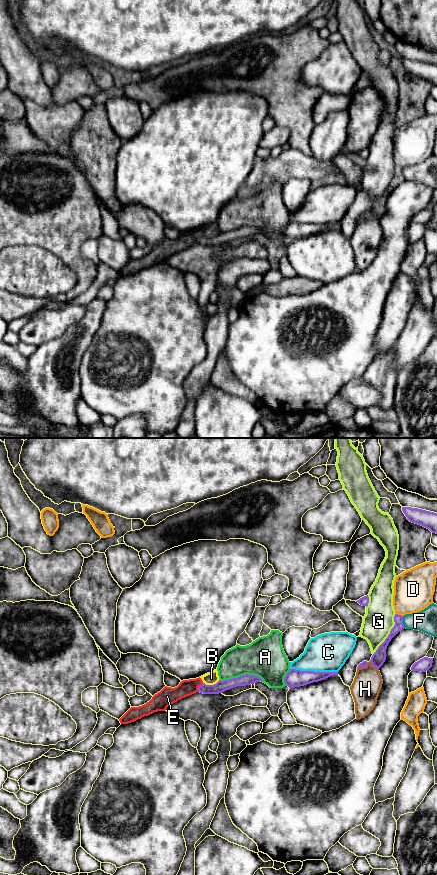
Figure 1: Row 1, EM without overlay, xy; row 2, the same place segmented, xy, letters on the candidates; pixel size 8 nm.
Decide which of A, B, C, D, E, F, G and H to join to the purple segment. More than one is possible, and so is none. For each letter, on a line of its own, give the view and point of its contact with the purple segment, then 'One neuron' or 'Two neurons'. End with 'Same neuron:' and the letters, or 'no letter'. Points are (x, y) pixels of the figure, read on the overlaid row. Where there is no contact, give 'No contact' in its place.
A: Touches purple at xy (242, 675). Two neurons
B: Touches purple at xy (211, 685). Two neurons
C: Touches purple at xy (313, 671). Two neurons
D: Touches purple at xy (399, 615). Two neurons
E: Touches purple at xy (198, 687). Two neurons
F: Touches purple at xy (402, 622). Two neurons
G: Touches purple at xy (389, 634). Two neurons
H: Touches purple at xy (367, 662). Two neurons
Same neuron: no letter

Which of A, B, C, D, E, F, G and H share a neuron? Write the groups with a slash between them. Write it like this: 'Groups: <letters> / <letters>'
Groups: A B E / C / D / F / G / H

